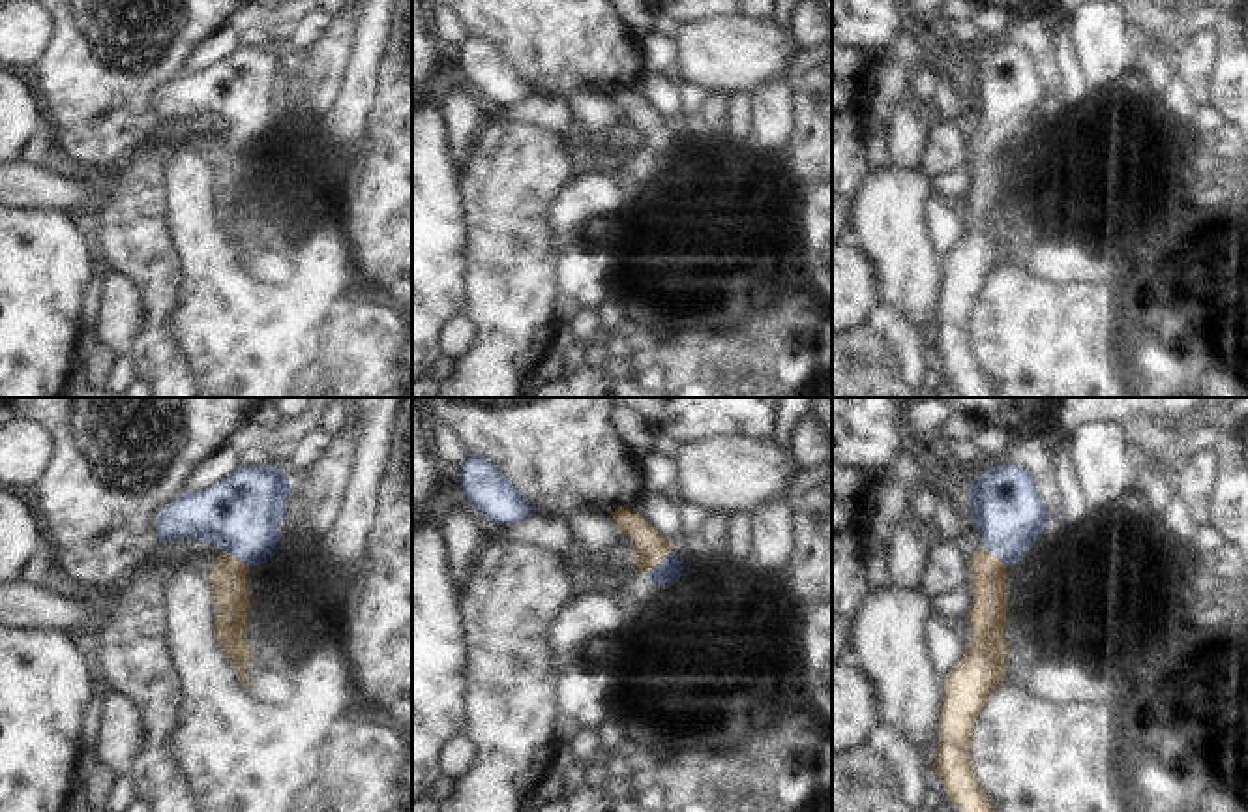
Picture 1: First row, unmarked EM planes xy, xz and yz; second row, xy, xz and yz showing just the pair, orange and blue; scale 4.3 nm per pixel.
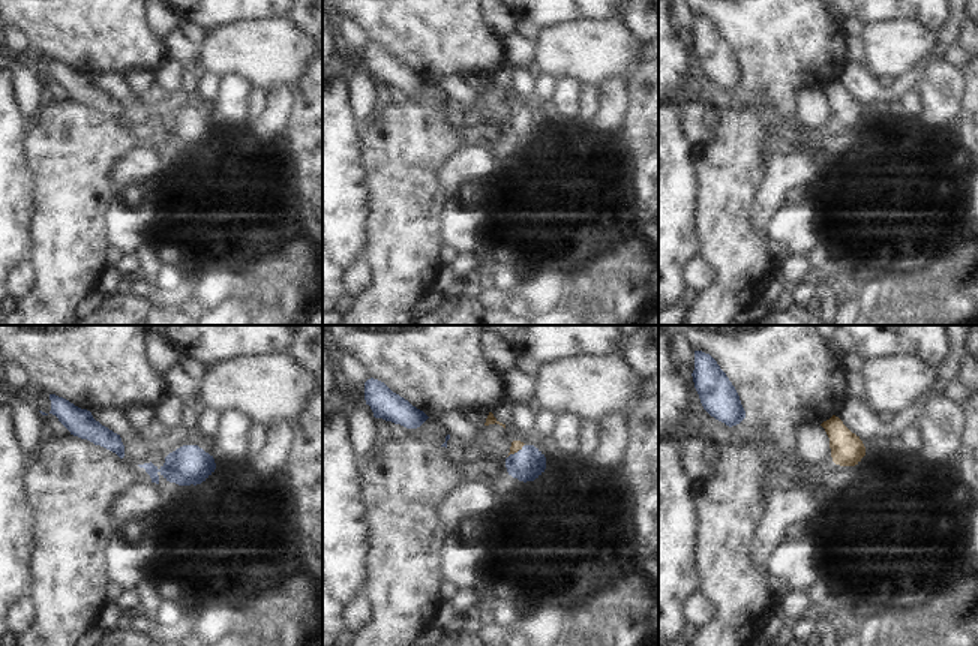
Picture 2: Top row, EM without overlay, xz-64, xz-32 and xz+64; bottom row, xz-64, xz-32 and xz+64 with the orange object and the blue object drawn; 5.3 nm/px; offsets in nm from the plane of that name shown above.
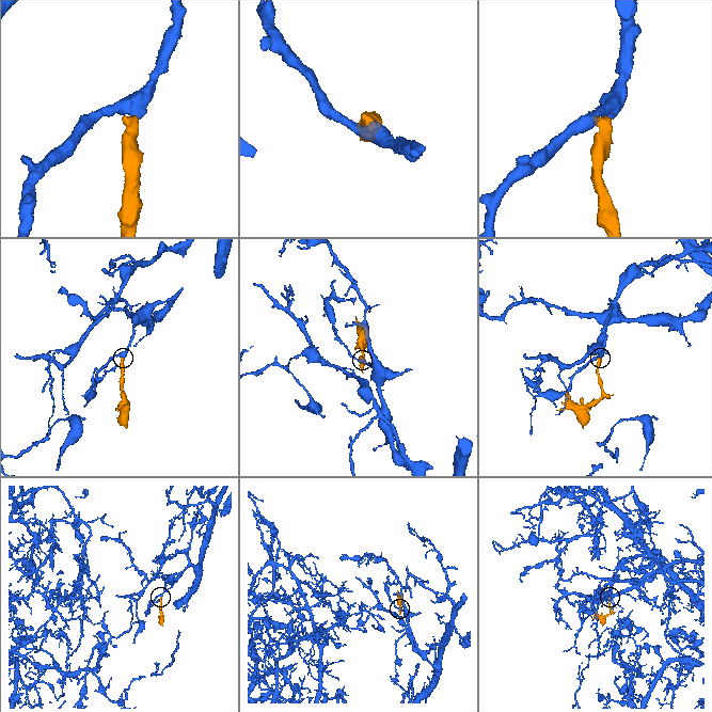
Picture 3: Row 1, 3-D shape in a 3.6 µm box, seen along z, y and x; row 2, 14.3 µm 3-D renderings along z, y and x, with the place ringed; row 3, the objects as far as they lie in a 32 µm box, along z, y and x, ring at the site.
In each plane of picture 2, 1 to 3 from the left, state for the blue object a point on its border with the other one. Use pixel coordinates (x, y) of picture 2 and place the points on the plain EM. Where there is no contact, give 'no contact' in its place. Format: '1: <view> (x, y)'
1: no contact
2: xz-32 (515, 116)
3: no contact

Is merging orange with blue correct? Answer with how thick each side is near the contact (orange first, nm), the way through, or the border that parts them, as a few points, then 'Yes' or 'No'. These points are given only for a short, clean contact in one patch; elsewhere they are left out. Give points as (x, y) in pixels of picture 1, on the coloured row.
Thickness 140 nm (orange) against 110 nm. Path across: xz (649, 546), (658, 563), (669, 569). Yes

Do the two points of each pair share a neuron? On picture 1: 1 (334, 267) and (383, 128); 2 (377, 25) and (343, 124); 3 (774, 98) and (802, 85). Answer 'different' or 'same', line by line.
1: different
2: same
3: different

